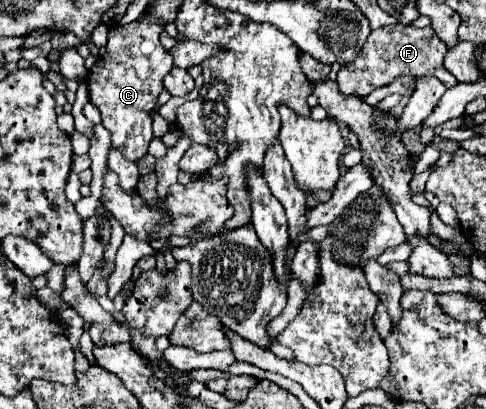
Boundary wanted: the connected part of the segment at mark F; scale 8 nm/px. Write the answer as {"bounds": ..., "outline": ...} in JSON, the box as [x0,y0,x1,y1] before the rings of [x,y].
{"bounds":[338,25,448,97],"outline":[[[392,25],[392,27],[380,27],[372,31],[364,43],[364,49],[356,55],[356,59],[338,71],[338,89],[344,95],[352,97],[366,97],[376,87],[392,83],[400,75],[410,77],[424,77],[432,75],[434,69],[442,67],[444,55],[448,47],[436,37],[434,29],[424,27],[404,27],[404,25]]]}

